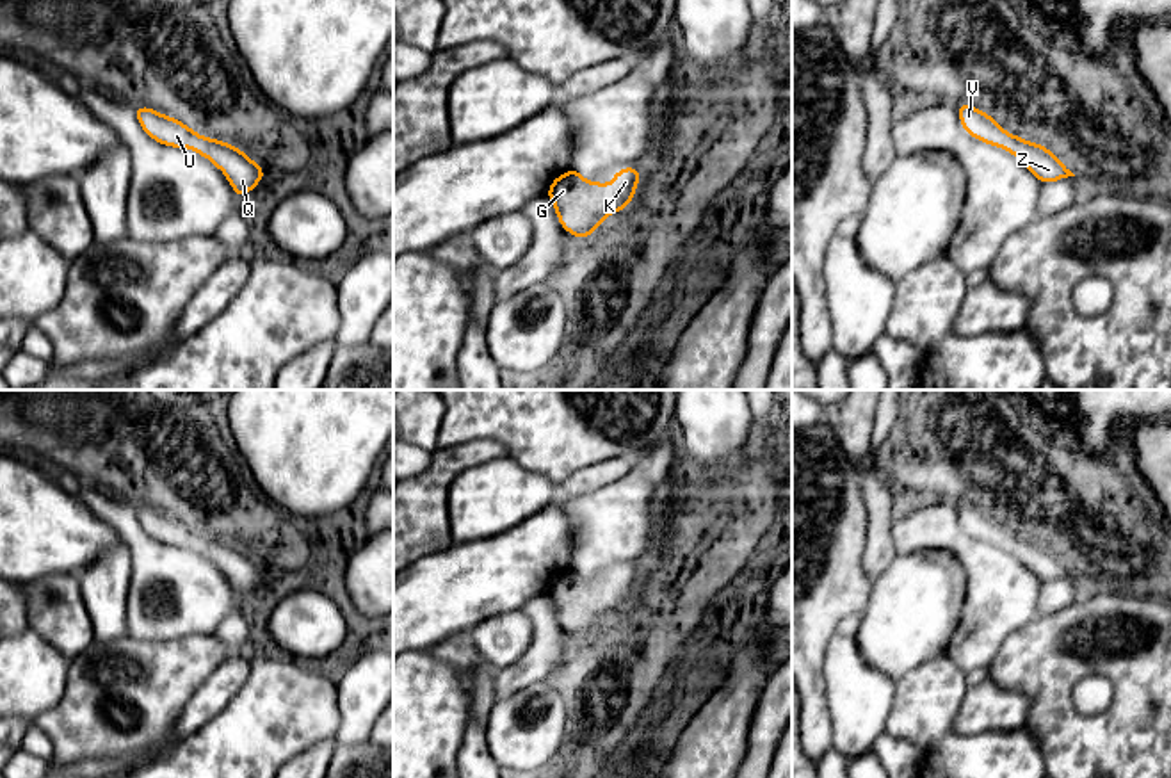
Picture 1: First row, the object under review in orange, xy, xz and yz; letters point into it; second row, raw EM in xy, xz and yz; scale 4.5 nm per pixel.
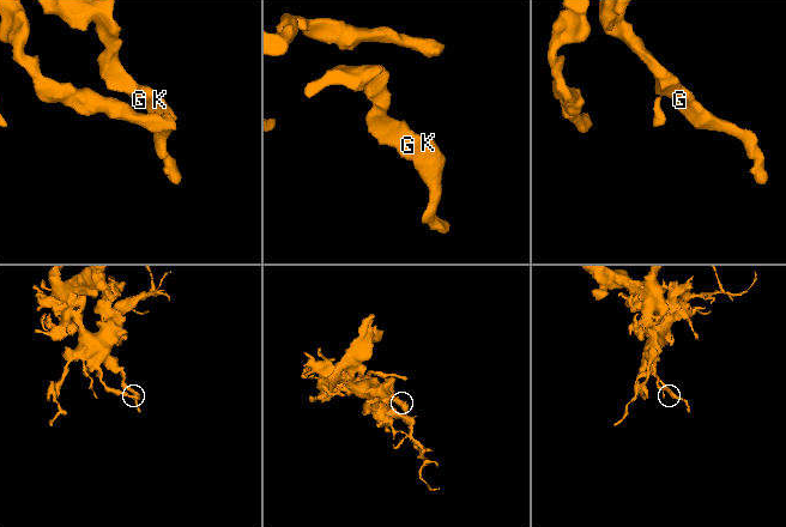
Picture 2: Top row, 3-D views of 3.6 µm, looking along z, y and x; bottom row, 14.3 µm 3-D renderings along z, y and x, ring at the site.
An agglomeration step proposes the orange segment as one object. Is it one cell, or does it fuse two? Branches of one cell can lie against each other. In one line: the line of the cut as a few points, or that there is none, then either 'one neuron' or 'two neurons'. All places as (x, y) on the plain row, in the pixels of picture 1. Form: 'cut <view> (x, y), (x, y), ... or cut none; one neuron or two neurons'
cut none; one neuron

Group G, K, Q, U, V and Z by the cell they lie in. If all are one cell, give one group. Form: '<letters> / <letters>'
G K Q U V Z

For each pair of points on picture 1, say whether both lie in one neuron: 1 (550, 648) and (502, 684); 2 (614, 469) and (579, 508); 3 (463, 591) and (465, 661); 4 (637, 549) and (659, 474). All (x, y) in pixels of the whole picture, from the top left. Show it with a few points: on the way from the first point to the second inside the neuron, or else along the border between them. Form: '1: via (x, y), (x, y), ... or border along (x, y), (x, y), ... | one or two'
1: via (538, 661), (515, 677) | one
2: border along (630, 469), (611, 483), (563, 501) | two
3: border along (467, 632), (456, 632), (426, 648) | two
4: via (637, 531), (637, 495), (641, 492) | one

